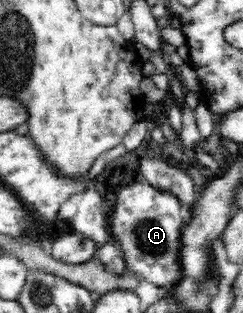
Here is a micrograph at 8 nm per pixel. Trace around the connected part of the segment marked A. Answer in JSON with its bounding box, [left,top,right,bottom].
[108,181,185,288]

